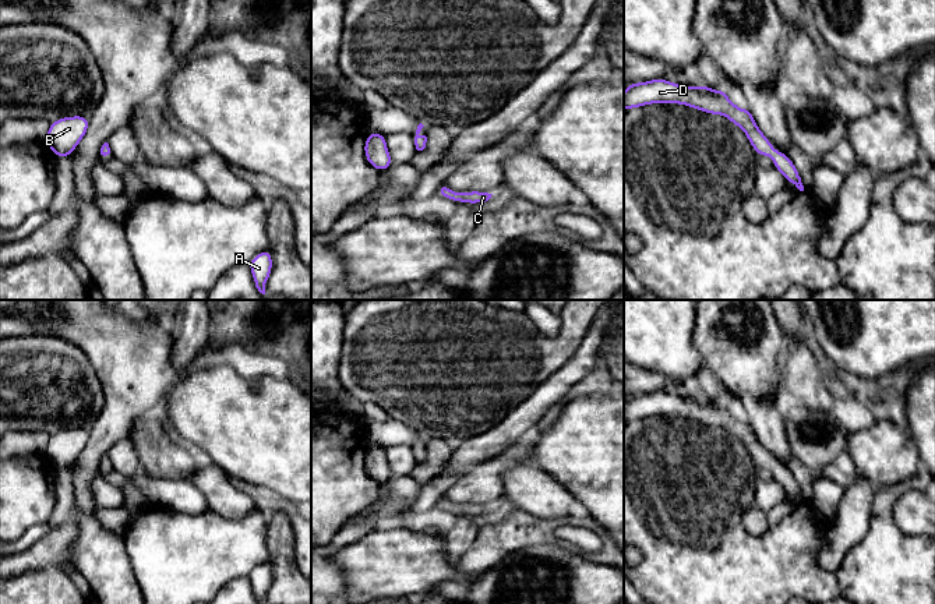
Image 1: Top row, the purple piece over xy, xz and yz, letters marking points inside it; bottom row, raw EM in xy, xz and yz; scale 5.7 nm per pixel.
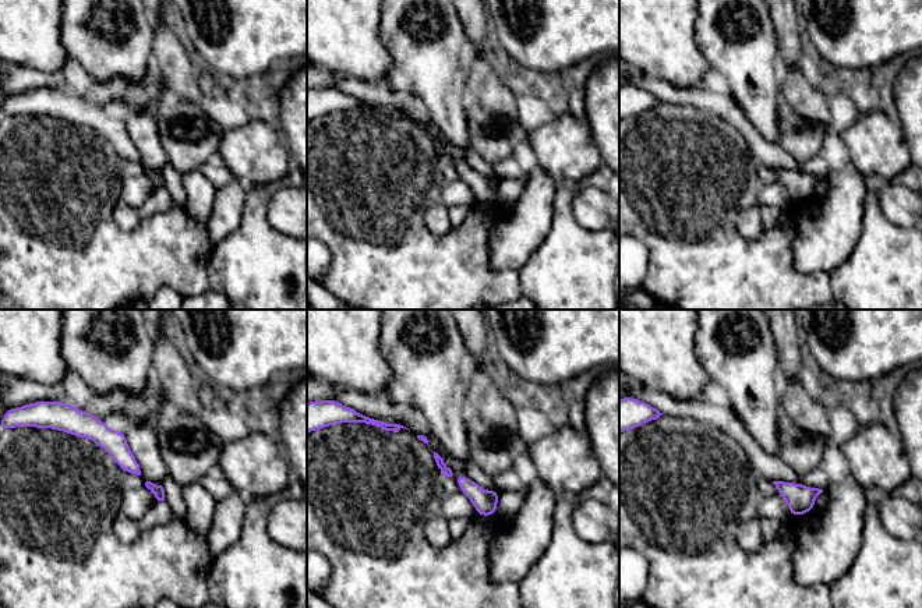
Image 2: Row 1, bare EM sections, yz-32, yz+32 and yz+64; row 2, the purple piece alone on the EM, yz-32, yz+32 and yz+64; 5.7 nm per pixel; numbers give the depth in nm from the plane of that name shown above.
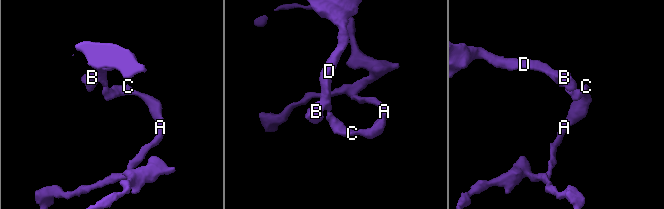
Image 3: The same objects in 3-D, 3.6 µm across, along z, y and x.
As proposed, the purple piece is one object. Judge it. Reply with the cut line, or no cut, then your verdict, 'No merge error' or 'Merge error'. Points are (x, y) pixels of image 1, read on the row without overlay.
No split. No merge error

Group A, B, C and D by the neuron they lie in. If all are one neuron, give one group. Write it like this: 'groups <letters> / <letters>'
groups A B C D

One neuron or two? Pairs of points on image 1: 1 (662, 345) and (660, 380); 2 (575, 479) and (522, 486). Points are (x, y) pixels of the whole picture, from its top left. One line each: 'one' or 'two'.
1: two
2: two

